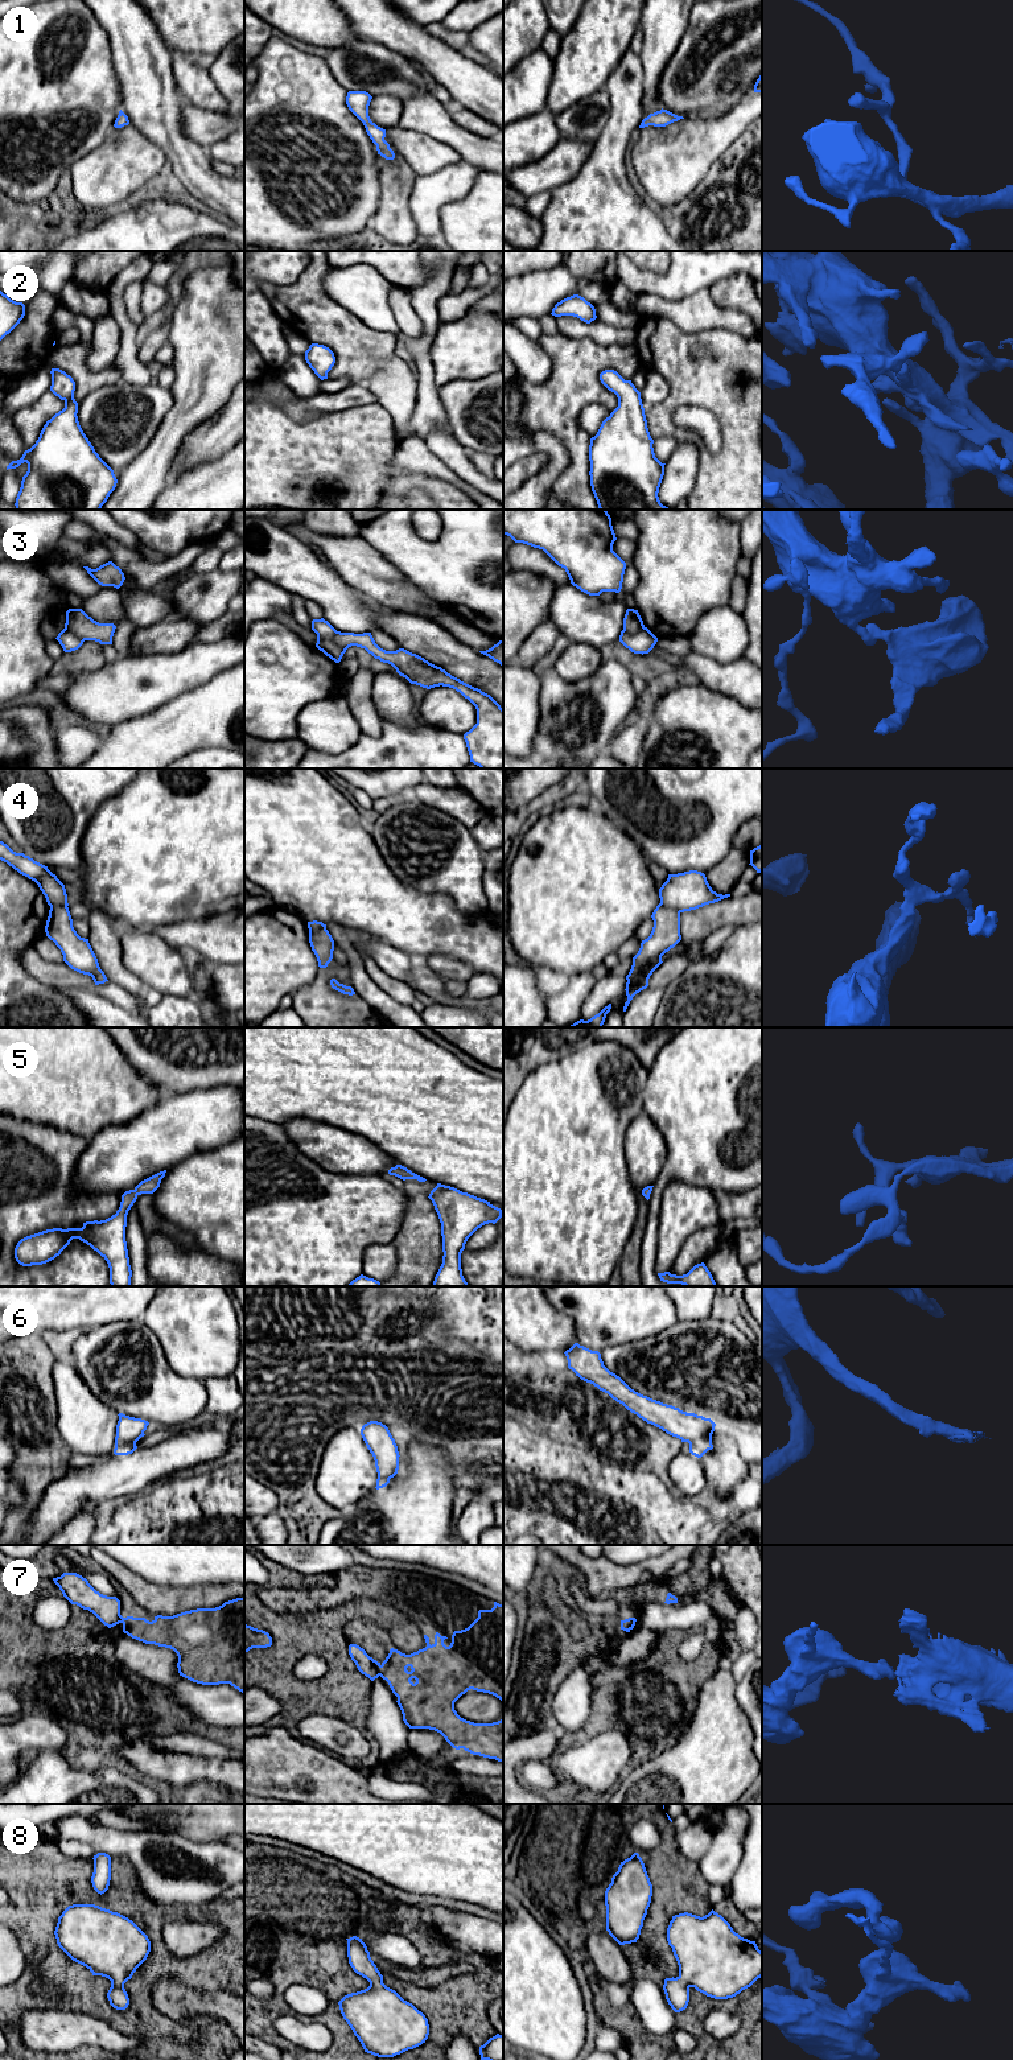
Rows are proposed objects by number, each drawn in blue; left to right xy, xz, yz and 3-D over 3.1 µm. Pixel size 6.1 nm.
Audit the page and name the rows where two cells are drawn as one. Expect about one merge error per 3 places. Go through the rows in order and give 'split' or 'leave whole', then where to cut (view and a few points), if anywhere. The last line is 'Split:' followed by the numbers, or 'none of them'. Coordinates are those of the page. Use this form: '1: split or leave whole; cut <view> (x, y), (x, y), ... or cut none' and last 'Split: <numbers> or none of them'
1: leave whole; cut none
2: leave whole; cut none
3: split; cut yz (643, 625), (634, 633), (628, 633), (624, 629)
4: split; cut yz (661, 902), (679, 913)
5: leave whole; cut none
6: leave whole; cut none
7: split; cut xz (382, 1665), (379, 1675)
8: leave whole; cut none
Split: 3, 4, 7

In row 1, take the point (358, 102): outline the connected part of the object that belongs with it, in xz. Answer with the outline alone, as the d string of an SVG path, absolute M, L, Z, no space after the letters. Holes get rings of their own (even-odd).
M349 91L346 96L346 104L349 110L363 123L367 135L376 145L378 154L386 160L394 160L395 153L390 148L390 144L384 140L386 129L372 123L368 116L368 106L371 99L372 96L366 91Z

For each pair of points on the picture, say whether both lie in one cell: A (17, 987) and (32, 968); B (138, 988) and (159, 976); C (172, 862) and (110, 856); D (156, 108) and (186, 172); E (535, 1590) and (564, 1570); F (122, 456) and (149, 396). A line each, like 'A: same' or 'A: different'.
A: different
B: different
C: same
D: same
E: same
F: same

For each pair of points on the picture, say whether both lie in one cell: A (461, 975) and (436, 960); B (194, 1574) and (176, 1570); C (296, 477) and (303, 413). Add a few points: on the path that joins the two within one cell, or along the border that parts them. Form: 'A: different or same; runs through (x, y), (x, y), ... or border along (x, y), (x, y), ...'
A: same; runs through (454, 969), (443, 964)
B: same; runs through (190, 1570), (180, 1570)
C: different; border along (280, 404), (296, 420), (308, 420), (330, 411)

